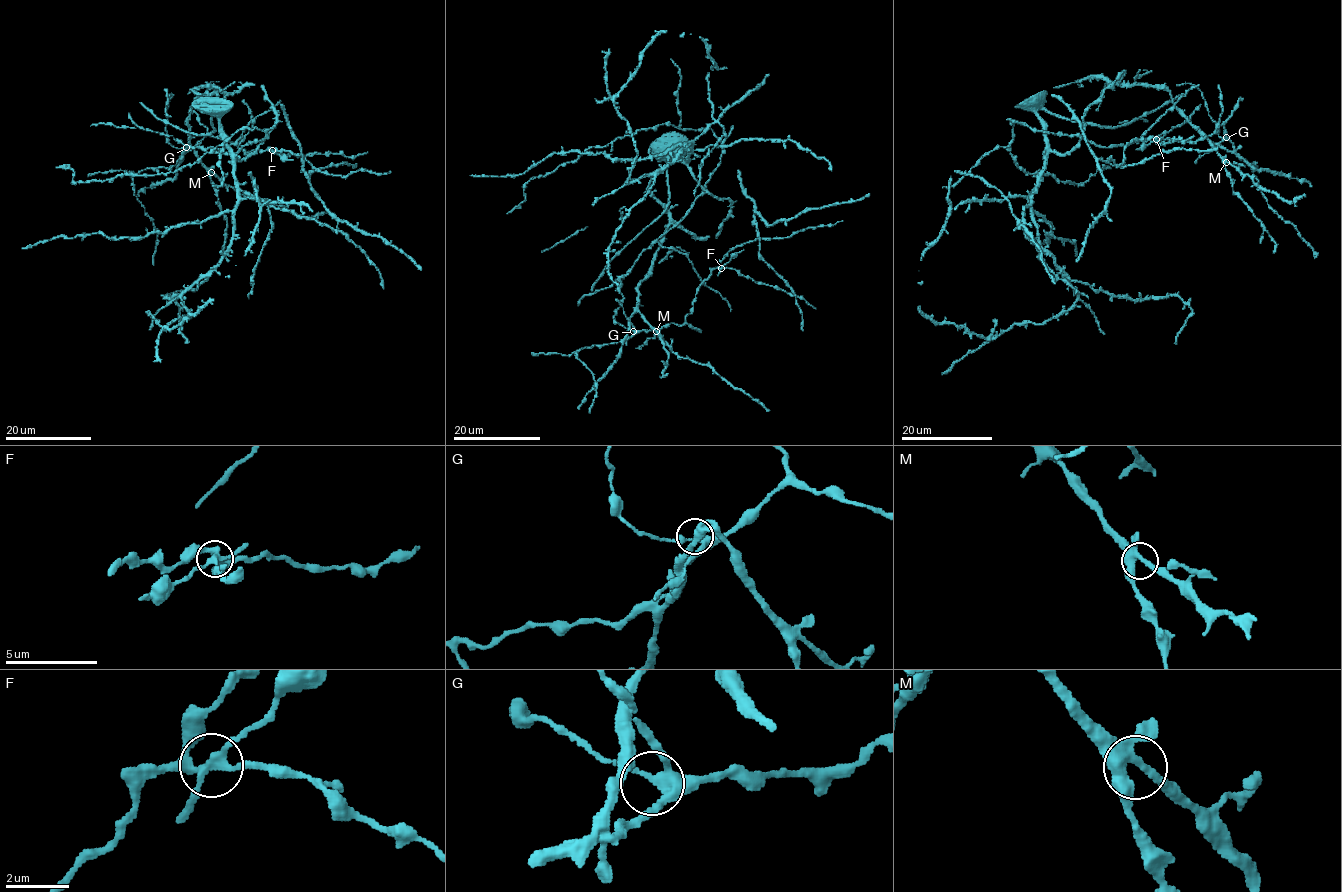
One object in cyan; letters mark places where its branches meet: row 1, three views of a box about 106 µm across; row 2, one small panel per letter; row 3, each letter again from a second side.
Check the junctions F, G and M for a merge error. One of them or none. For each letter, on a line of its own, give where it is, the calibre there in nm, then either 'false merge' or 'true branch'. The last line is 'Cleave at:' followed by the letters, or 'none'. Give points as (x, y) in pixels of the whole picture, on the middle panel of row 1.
F: at (721, 268); 280 nm thick; false merge
G: at (633, 331); 320 nm thick; true branch
M: at (656, 331); 300 nm thick; true branch
Cleave at: F

